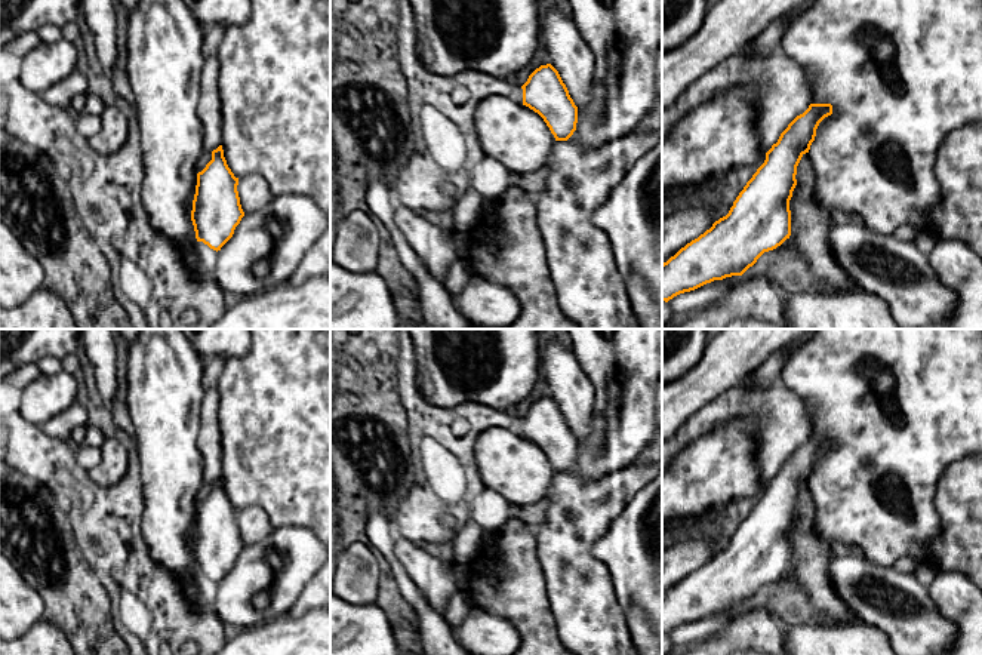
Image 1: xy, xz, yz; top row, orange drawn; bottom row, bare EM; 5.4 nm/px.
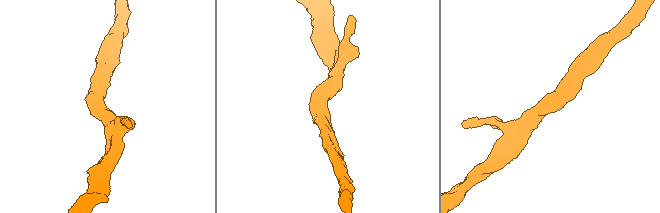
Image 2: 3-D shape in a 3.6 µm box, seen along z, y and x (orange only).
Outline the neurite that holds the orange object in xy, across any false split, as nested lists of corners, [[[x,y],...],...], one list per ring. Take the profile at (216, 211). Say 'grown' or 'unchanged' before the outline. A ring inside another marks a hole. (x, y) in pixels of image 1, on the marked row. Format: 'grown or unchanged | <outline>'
unchanged | [[[219,145],[212,151],[212,160],[197,173],[191,210],[197,242],[216,252],[233,237],[244,216],[237,185],[238,178],[228,167]]]

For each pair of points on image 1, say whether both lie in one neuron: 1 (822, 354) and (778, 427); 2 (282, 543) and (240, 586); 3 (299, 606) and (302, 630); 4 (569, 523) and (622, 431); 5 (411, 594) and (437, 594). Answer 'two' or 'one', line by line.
1: two
2: one
3: two
4: two
5: two

